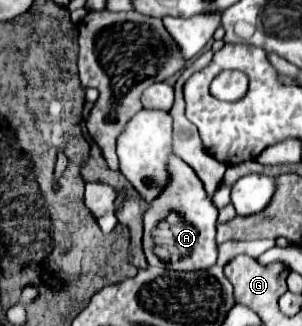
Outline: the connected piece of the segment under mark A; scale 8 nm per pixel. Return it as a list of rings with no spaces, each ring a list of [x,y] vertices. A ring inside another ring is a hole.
[[[180,157],[168,159],[168,183],[164,191],[148,205],[142,215],[144,235],[142,247],[148,265],[172,267],[176,271],[198,271],[216,263],[216,217],[218,209],[204,191],[202,181],[194,169]]]

